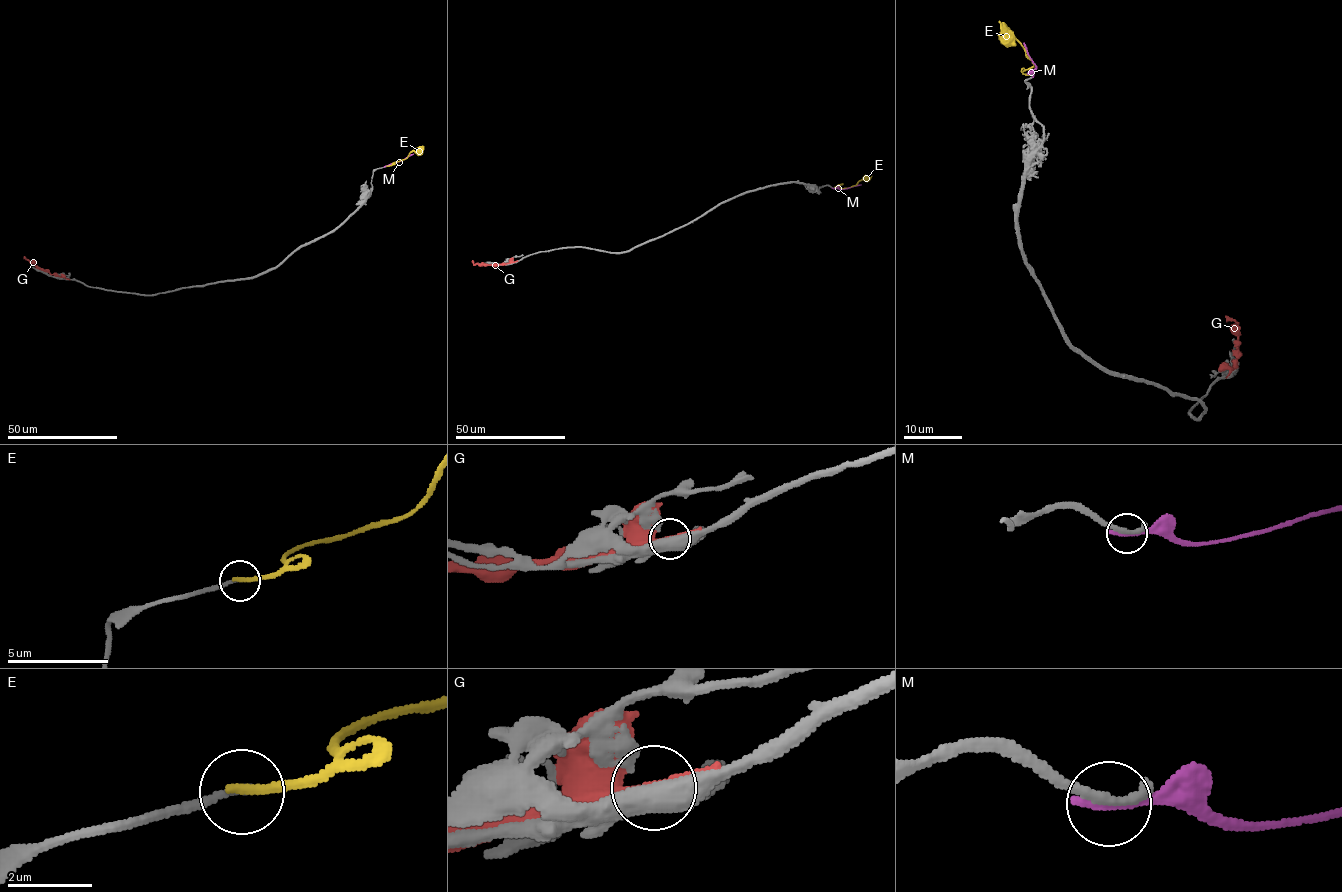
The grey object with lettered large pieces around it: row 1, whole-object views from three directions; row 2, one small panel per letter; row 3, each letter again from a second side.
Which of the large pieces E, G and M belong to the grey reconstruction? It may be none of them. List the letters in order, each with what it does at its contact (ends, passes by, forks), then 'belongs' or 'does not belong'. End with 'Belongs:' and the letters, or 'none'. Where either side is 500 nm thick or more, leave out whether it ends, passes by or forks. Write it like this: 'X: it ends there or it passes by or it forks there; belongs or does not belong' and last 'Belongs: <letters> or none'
E: it ends there; does not belong
G: it passes by; does not belong
M: it ends there; does not belong
Belongs: none

